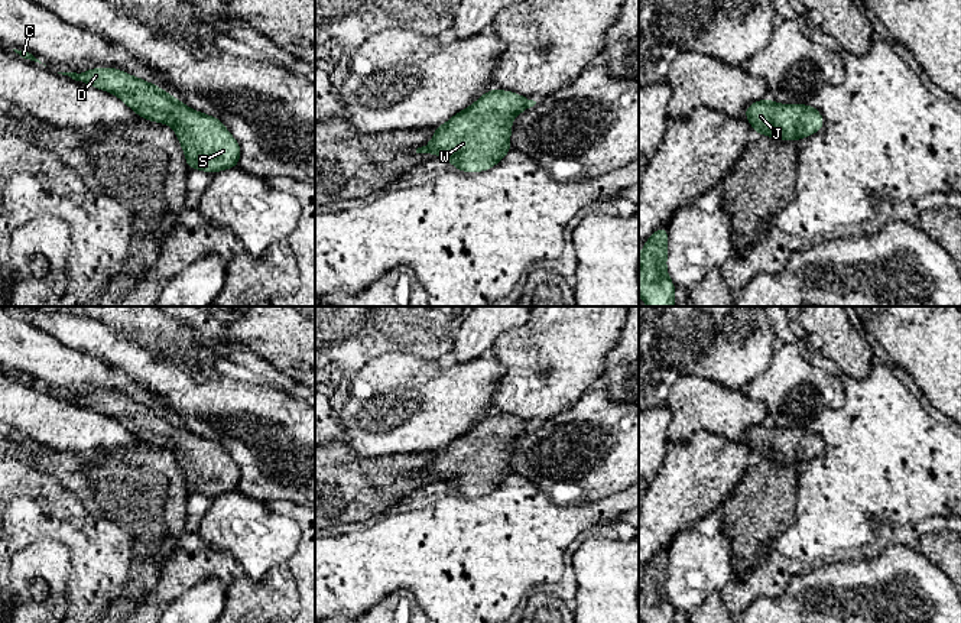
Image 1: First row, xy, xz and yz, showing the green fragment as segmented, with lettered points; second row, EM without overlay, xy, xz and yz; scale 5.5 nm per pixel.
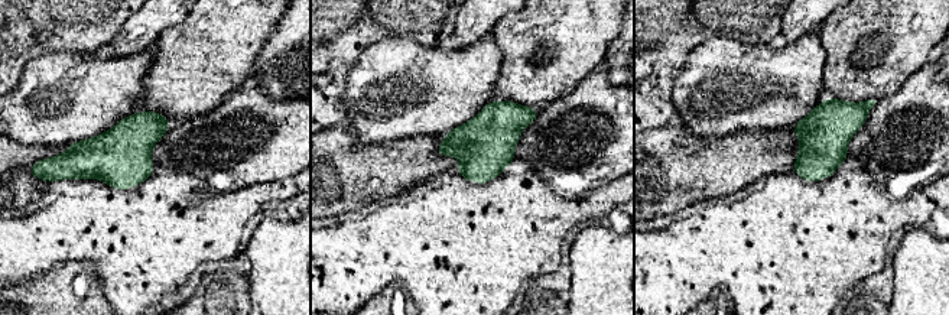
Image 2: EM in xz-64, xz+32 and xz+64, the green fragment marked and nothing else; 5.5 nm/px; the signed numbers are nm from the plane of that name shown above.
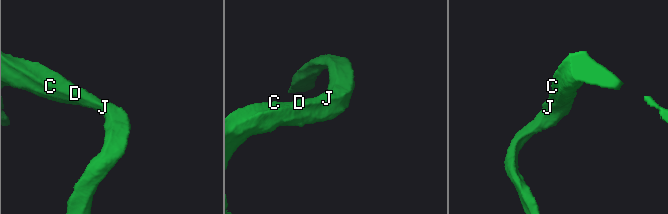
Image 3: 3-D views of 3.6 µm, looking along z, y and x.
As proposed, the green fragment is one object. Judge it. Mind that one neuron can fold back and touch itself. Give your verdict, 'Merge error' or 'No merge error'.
No merge error

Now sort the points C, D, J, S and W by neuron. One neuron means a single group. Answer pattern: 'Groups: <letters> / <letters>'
Groups: C D J S W

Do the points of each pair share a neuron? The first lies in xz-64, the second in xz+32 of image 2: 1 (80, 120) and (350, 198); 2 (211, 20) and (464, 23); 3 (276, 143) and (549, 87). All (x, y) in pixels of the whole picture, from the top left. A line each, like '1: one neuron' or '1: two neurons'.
1: two neurons
2: two neurons
3: two neurons

